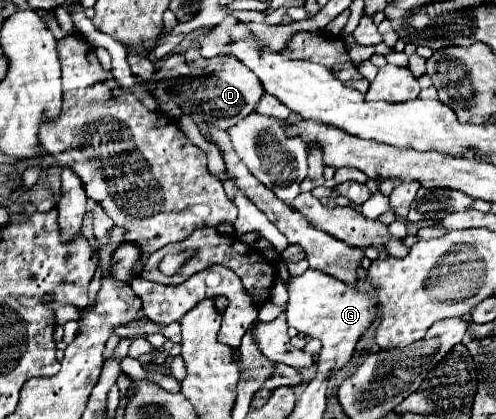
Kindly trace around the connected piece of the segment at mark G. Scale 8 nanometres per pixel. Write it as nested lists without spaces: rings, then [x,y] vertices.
[[[307,270],[303,276],[293,276],[287,284],[287,322],[301,334],[321,340],[323,348],[317,356],[317,380],[329,380],[337,370],[341,370],[353,356],[357,342],[379,318],[375,298],[347,286],[345,282],[327,276],[317,270]]]

